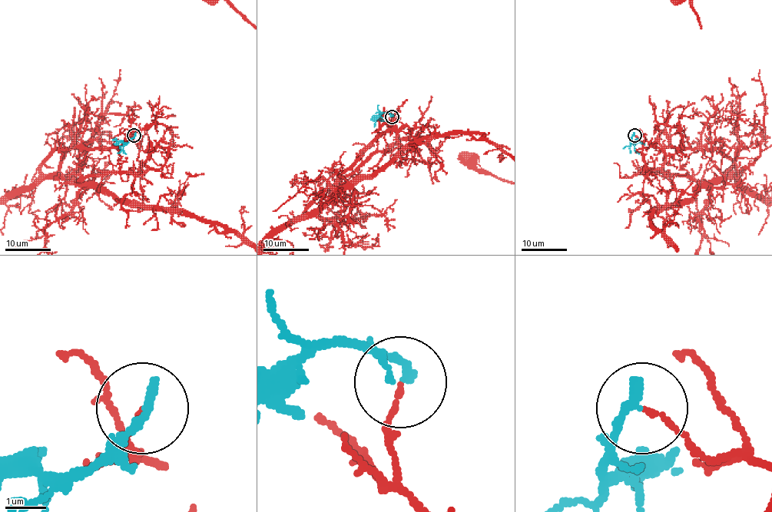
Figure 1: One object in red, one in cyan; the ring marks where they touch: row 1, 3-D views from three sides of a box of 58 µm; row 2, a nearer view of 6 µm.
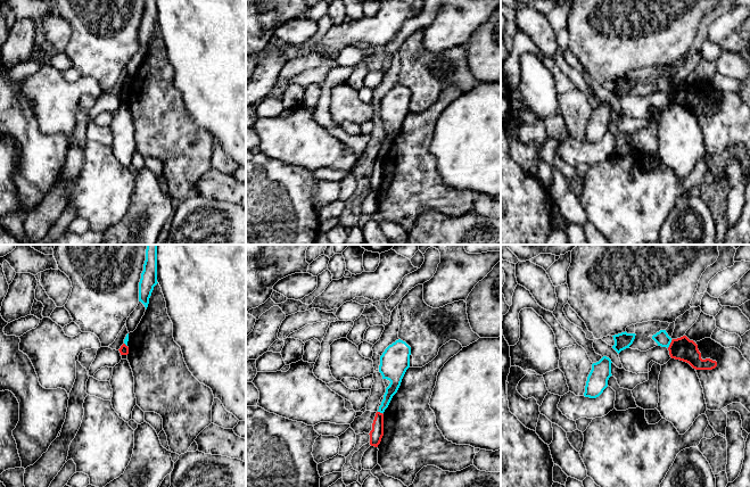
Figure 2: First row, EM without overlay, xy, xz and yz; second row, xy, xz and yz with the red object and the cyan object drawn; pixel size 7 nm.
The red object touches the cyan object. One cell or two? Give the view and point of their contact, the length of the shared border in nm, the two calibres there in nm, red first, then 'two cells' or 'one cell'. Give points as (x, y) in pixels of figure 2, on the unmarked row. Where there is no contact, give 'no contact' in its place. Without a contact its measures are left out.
yz (670, 89) | 70 nm | 160/100 nm | two cells

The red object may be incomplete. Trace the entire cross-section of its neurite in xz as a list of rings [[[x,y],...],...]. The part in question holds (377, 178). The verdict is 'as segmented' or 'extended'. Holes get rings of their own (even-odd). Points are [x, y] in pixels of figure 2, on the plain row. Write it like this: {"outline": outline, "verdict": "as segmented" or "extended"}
{"outline": [[[380,157],[376,158],[372,175],[370,176],[370,190],[378,192],[384,181],[384,159]]], "verdict": "as segmented"}

